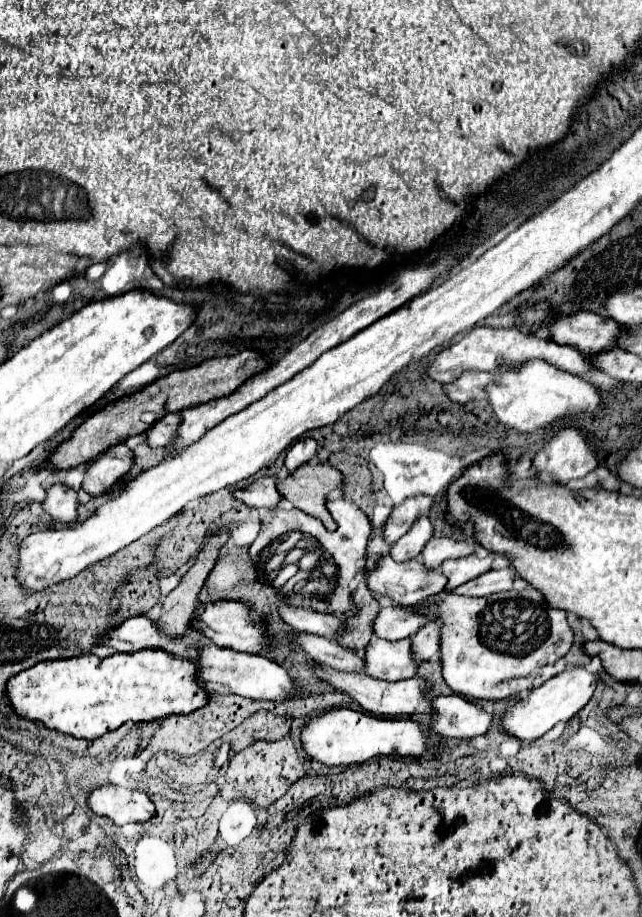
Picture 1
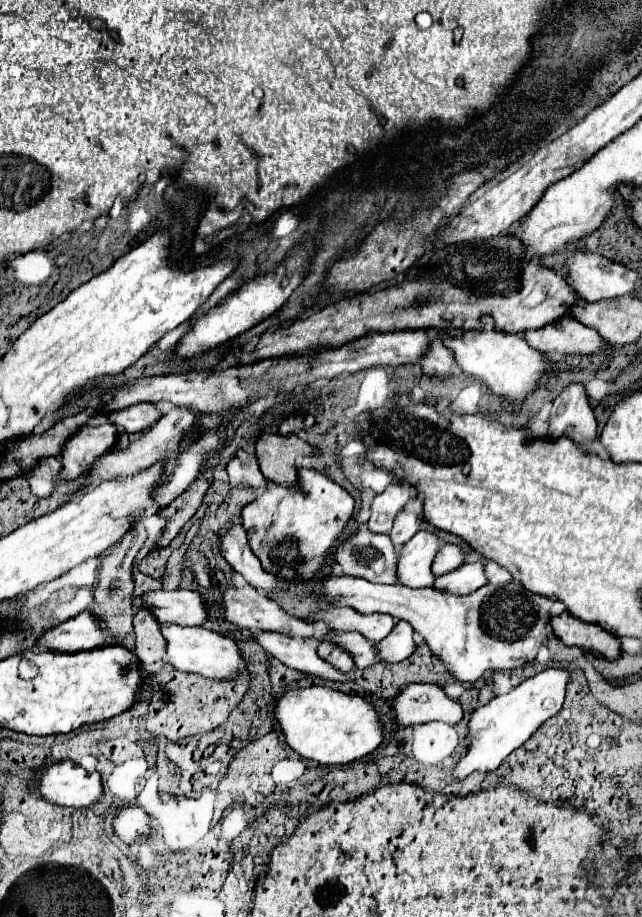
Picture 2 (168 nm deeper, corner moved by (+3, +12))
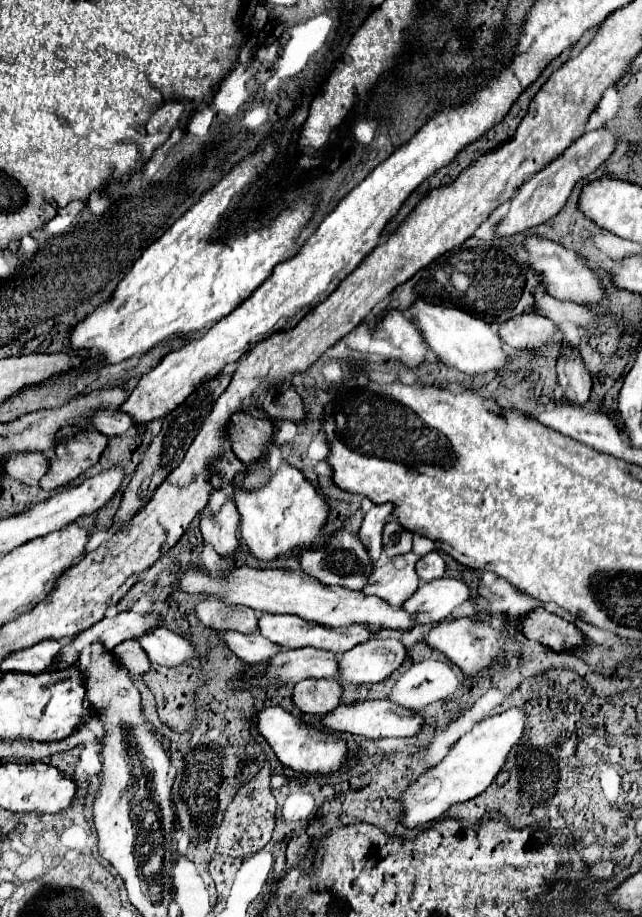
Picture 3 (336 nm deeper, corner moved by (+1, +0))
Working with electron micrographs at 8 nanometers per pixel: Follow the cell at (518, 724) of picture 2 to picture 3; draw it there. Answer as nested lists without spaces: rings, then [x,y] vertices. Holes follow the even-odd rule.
[[[509,709],[501,715],[487,717],[473,725],[471,731],[467,731],[443,757],[437,765],[433,765],[429,771],[421,773],[399,797],[403,815],[399,817],[399,823],[405,829],[415,829],[417,825],[425,825],[431,821],[437,821],[445,811],[449,811],[451,805],[465,803],[479,793],[483,793],[499,773],[499,769],[505,763],[507,753],[511,747],[521,739],[525,729],[525,711],[523,709]]]

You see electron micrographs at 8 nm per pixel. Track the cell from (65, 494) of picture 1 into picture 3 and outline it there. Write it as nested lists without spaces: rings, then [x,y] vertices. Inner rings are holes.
[[[19,451],[17,455],[9,453],[1,457],[1,461],[3,471],[19,481],[39,481],[49,469],[49,461],[43,457],[41,451]]]

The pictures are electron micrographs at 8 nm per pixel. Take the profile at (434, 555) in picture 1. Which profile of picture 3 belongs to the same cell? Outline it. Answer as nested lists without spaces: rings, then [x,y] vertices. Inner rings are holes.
[[[405,553],[391,557],[383,567],[373,567],[373,575],[369,575],[369,583],[361,593],[385,599],[385,603],[393,607],[401,605],[419,587],[419,577],[415,573],[417,559],[415,553]]]

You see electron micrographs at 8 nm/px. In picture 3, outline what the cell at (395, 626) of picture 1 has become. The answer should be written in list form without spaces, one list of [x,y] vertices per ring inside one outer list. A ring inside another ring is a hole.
[[[263,613],[259,617],[259,633],[267,637],[269,641],[285,647],[285,649],[301,649],[301,647],[317,647],[317,649],[327,649],[333,653],[343,653],[349,651],[351,647],[365,643],[371,633],[363,625],[349,625],[349,627],[321,627],[319,623],[305,621],[297,615],[269,615]]]

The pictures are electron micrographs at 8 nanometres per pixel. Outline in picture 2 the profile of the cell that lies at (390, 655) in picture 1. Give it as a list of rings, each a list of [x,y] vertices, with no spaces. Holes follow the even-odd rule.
[[[351,631],[351,633],[337,633],[331,637],[337,645],[345,647],[353,659],[355,659],[355,665],[365,669],[365,667],[371,667],[375,663],[379,663],[379,653],[375,651],[377,643],[371,643],[369,639],[363,639],[363,635],[359,635],[357,631]]]

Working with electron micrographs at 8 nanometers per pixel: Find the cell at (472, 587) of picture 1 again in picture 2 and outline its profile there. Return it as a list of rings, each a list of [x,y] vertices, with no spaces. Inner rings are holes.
[[[465,563],[459,569],[437,577],[435,579],[435,589],[449,591],[455,595],[467,595],[473,593],[475,589],[483,587],[487,583],[485,575],[485,565],[483,563]]]

